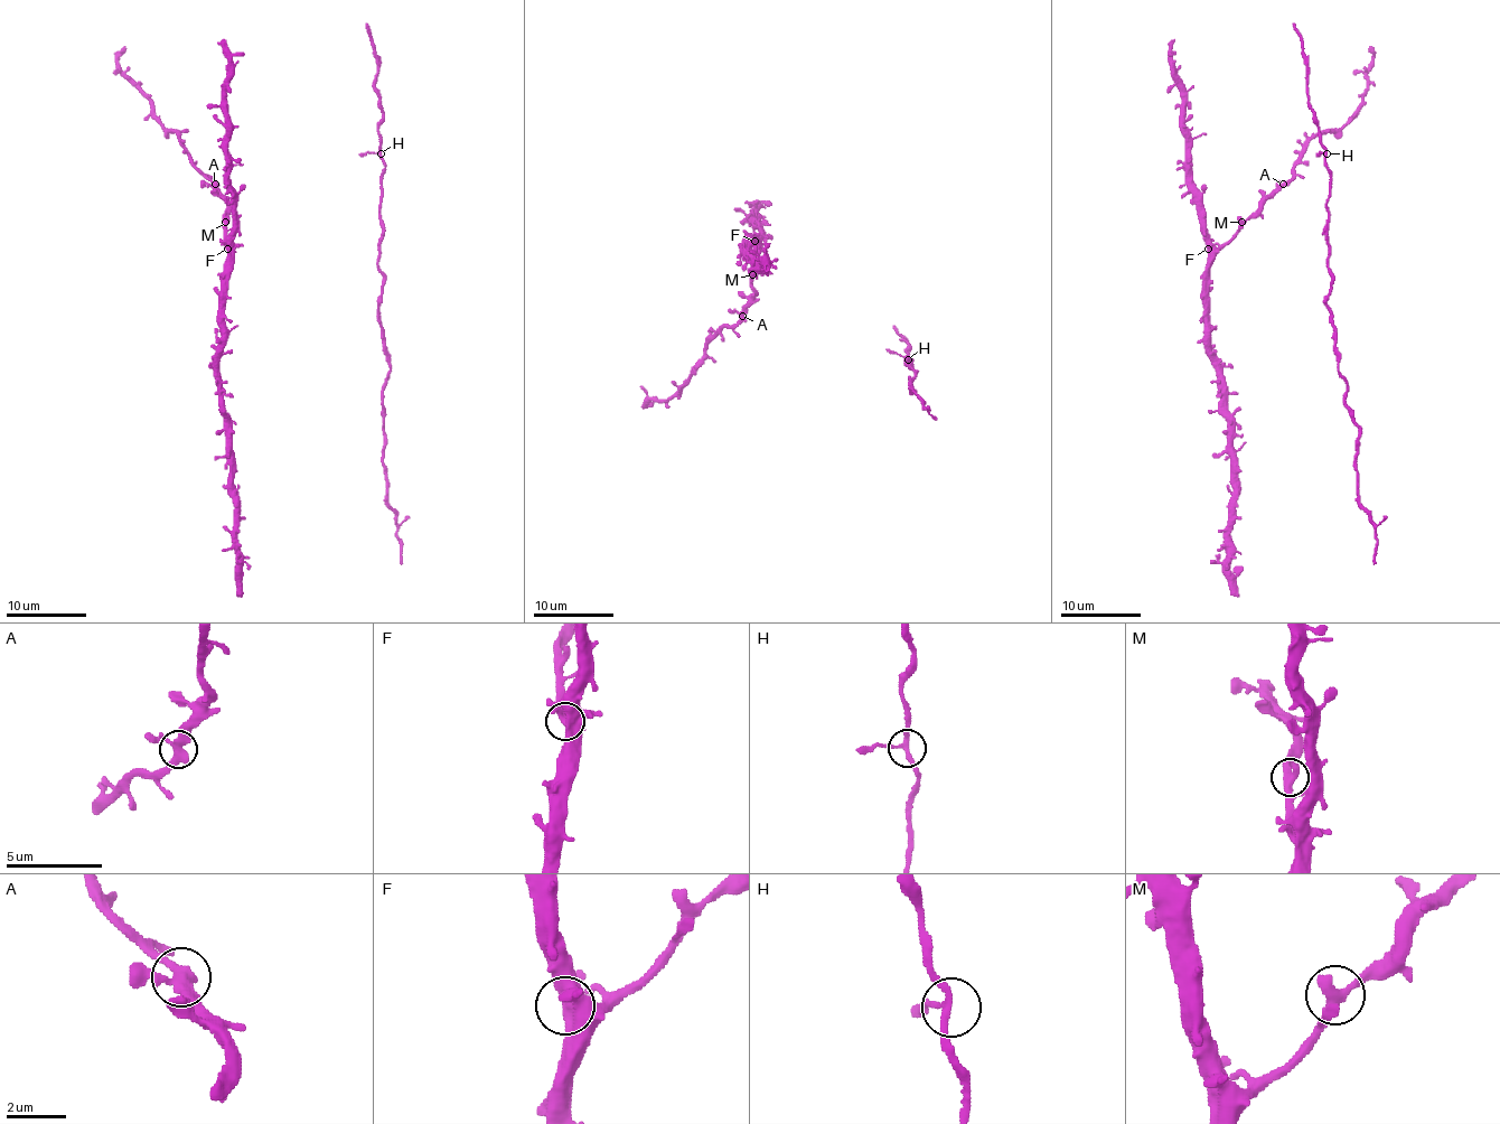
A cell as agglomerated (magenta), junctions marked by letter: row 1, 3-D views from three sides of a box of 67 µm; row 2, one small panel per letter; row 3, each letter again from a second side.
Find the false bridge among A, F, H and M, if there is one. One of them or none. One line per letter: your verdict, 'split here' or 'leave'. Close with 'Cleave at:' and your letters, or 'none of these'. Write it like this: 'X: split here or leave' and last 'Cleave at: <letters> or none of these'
A: leave
F: leave
H: leave
M: leave
Cleave at: none of these

